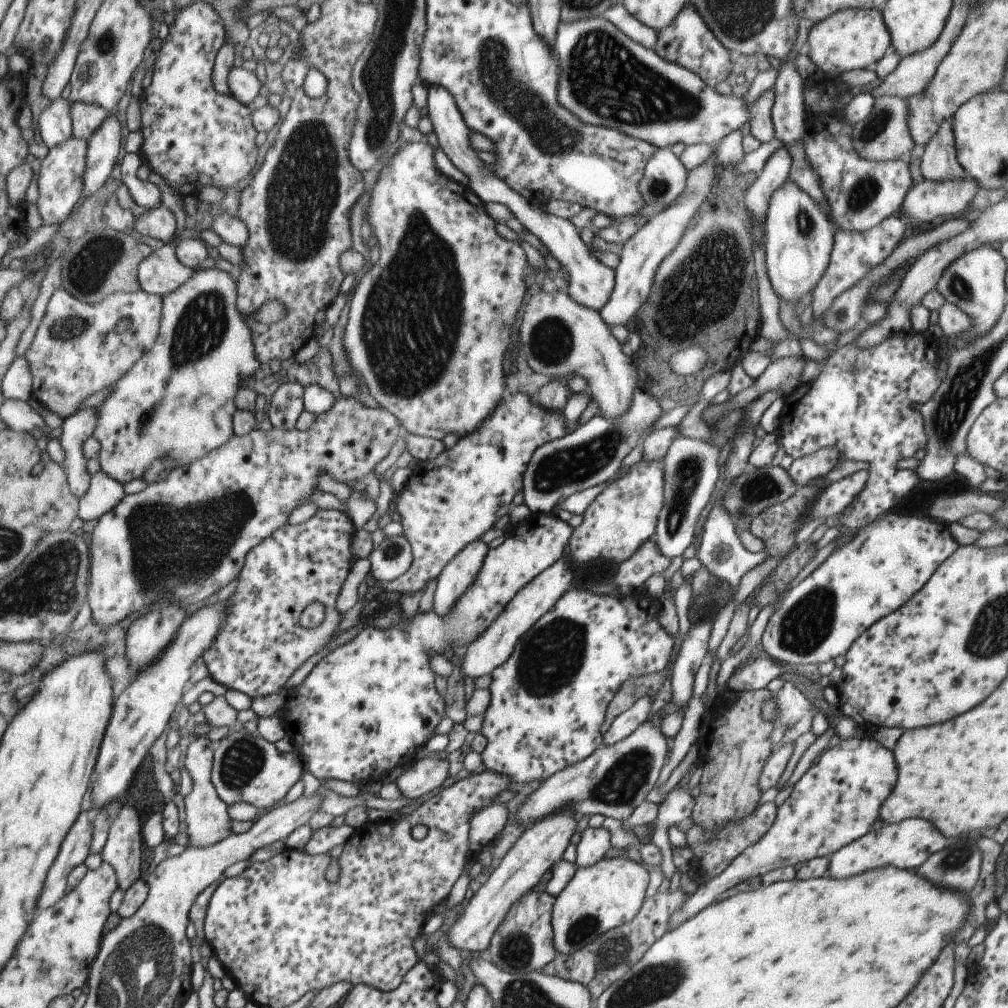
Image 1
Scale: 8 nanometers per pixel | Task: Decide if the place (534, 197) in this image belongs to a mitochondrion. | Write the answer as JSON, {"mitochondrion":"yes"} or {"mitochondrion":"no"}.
{"mitochondrion":"no"}

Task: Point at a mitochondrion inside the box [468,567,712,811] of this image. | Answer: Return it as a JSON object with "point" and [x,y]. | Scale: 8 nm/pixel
{"point":[551,659]}

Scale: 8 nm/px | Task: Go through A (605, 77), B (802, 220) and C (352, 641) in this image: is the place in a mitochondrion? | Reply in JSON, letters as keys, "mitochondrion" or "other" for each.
{"A":"mitochondrion","B":"mitochondrion","C":"other"}

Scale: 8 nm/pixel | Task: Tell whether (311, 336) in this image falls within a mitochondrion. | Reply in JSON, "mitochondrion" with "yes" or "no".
{"mitochondrion":"no"}

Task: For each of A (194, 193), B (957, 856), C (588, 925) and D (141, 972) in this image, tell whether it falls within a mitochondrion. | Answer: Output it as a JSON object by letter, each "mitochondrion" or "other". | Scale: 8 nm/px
{"A":"other","B":"mitochondrion","C":"mitochondrion","D":"mitochondrion"}

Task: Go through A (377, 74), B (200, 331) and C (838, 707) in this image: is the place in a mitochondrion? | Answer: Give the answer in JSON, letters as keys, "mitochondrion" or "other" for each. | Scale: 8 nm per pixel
{"A":"mitochondrion","B":"mitochondrion","C":"other"}

